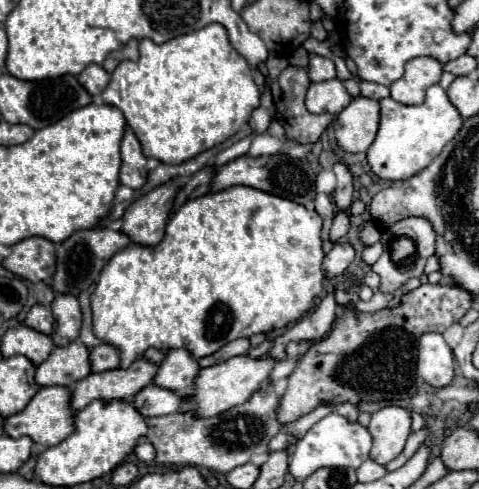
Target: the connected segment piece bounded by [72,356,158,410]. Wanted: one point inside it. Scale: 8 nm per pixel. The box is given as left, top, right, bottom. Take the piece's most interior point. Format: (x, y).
(121, 382)

